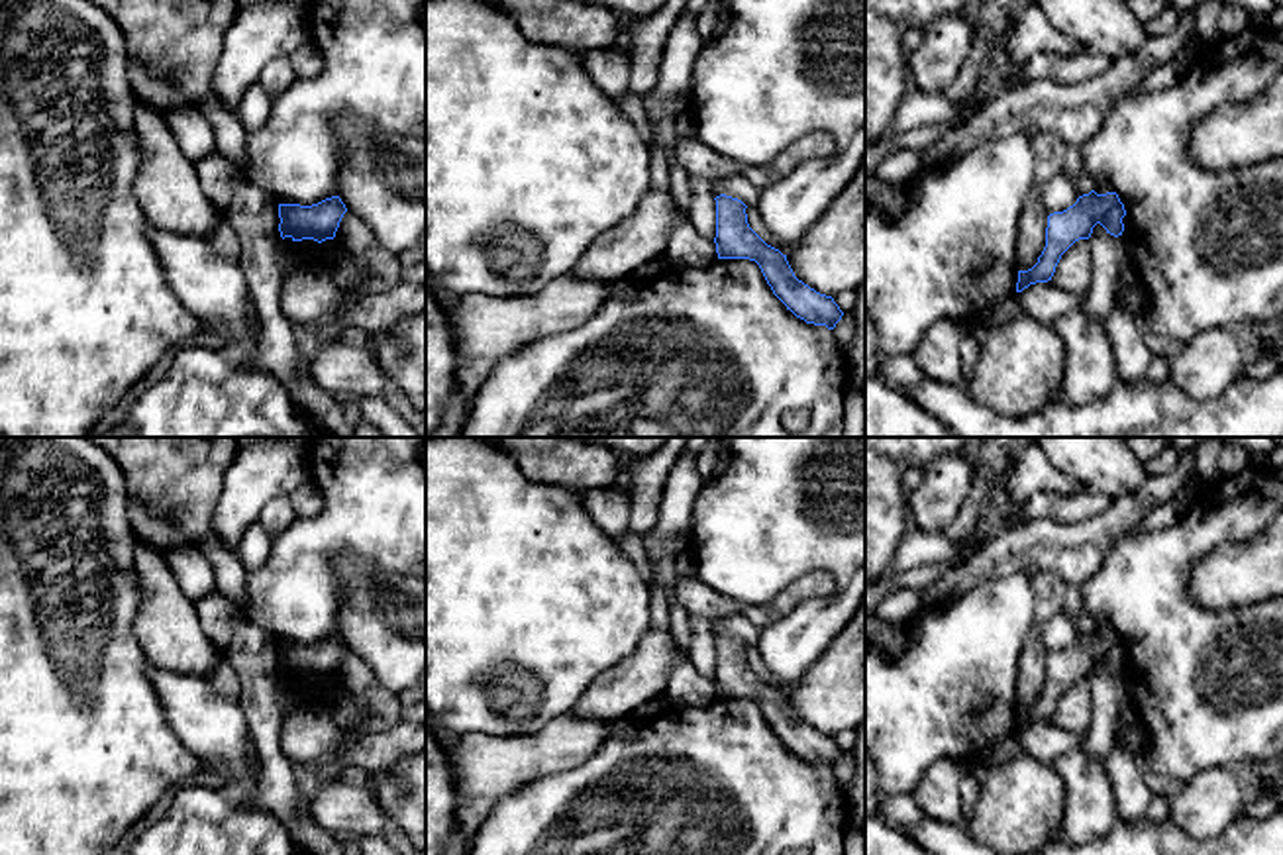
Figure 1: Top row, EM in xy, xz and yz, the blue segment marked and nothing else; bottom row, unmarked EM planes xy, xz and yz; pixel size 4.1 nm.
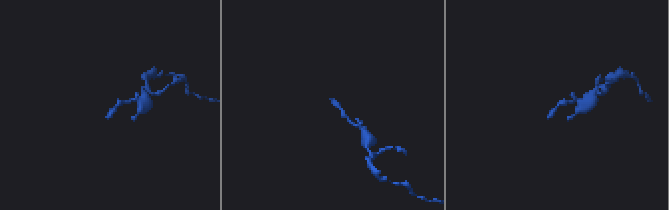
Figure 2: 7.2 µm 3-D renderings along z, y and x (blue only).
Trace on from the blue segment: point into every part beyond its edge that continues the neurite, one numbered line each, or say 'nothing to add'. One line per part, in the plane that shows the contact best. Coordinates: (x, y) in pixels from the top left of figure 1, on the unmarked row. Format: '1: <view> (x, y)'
nothing to add

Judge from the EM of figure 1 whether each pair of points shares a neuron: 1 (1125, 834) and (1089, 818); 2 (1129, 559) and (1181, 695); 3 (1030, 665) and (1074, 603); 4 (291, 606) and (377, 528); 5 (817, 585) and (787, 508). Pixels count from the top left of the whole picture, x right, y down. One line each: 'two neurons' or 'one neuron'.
1: two neurons
2: one neuron
3: two neurons
4: one neuron
5: two neurons

